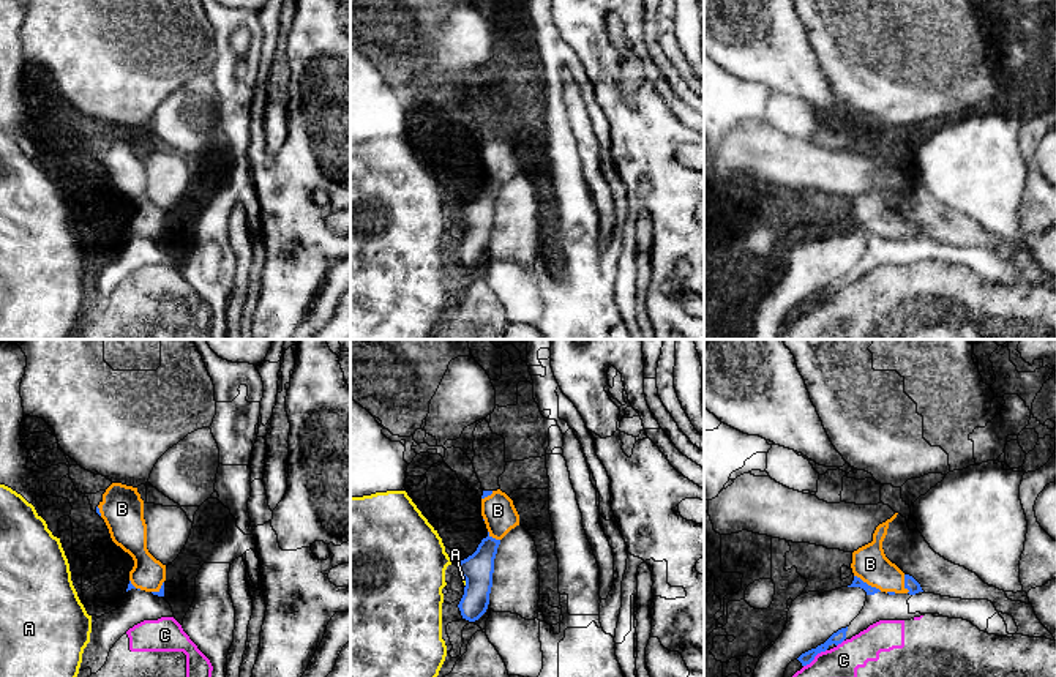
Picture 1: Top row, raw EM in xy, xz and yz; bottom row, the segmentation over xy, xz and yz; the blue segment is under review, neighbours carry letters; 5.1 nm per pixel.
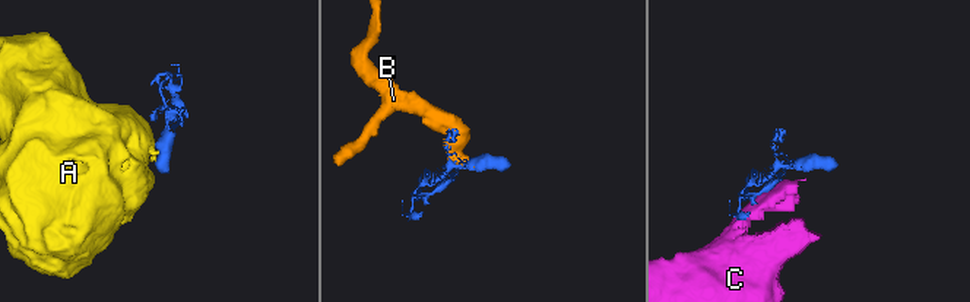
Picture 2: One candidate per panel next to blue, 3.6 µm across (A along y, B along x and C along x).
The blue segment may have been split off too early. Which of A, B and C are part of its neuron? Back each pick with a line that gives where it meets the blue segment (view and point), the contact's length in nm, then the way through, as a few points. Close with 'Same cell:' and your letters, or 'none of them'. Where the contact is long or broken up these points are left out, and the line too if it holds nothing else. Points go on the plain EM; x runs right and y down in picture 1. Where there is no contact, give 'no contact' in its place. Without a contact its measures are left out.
B: contact yz (867, 231); length 170 nm
Same cell: B

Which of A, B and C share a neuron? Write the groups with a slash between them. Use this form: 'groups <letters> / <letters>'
groups A / B / C

